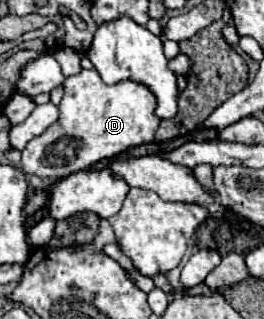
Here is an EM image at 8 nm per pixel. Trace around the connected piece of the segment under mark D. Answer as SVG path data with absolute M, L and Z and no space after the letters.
M95 69L65 79L59 119L21 151L21 171L37 177L63 177L111 159L131 147L151 143L161 119L155 115L155 95L141 83L121 81L107 85Z

